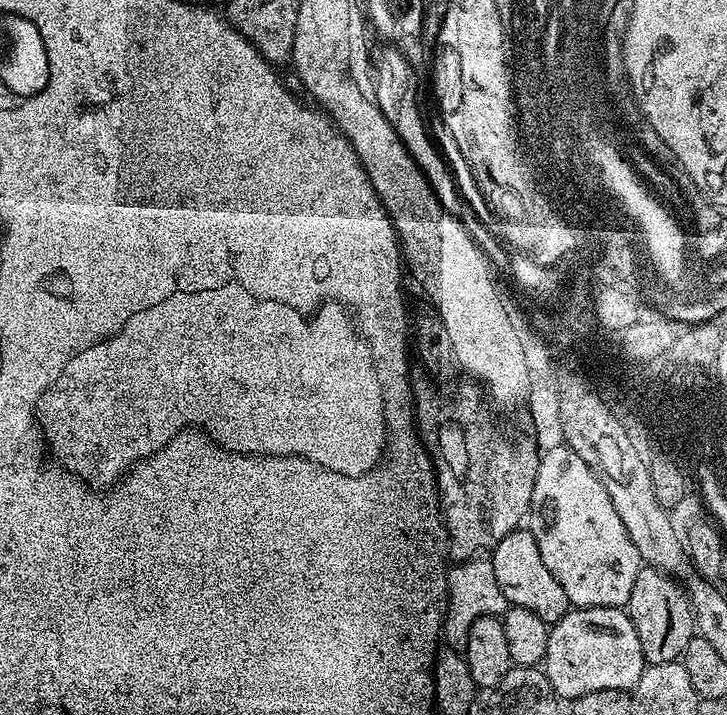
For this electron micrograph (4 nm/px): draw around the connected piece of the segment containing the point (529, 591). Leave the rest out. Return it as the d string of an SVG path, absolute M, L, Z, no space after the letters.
M521 526L506 534L506 538L502 538L502 542L498 542L495 548L491 549L490 559L499 589L511 607L530 610L549 626L558 623L570 611L566 590L562 590L562 582L558 582L558 578L550 574L546 562L542 562L538 542L534 542L534 534L529 532L527 527Z

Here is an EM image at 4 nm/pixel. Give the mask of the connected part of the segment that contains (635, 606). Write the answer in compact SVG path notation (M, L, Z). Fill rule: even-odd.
M644 566L638 578L634 578L634 590L630 590L626 611L634 622L634 630L638 630L638 642L642 642L642 654L648 664L680 660L686 646L690 646L692 637L697 635L696 619L692 617L688 593L677 581L676 585L672 580L675 579L669 573Z

